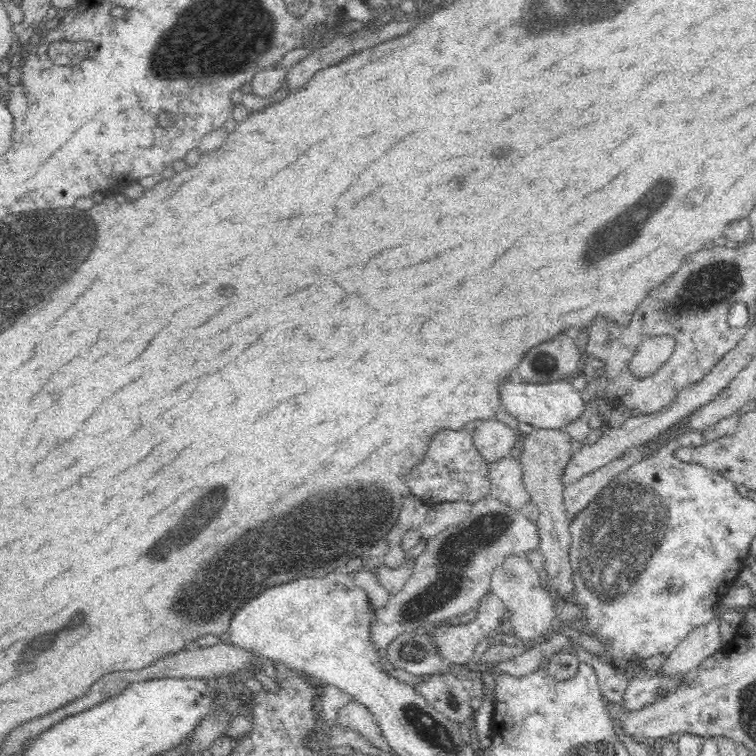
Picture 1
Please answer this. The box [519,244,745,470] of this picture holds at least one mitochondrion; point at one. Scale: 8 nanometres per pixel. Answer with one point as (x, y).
(716, 287)

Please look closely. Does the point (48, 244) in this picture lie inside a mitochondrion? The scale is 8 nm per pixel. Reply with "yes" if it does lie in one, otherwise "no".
yes

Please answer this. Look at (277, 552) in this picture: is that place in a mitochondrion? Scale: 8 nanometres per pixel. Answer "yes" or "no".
yes

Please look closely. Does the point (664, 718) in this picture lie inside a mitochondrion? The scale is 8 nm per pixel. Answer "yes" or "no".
no

